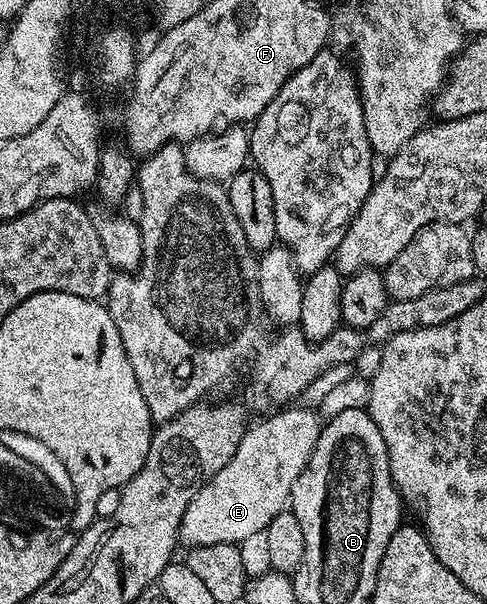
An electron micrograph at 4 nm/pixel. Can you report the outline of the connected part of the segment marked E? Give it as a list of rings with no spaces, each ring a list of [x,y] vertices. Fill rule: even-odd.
[[[297,407],[270,412],[265,415],[270,417],[246,428],[239,451],[231,455],[231,463],[227,463],[227,467],[216,473],[199,490],[195,499],[187,503],[187,511],[183,511],[177,532],[182,546],[236,545],[249,535],[263,533],[275,515],[286,512],[295,479],[299,479],[307,459],[311,459],[311,451],[323,424],[322,418],[312,408],[293,408]]]

